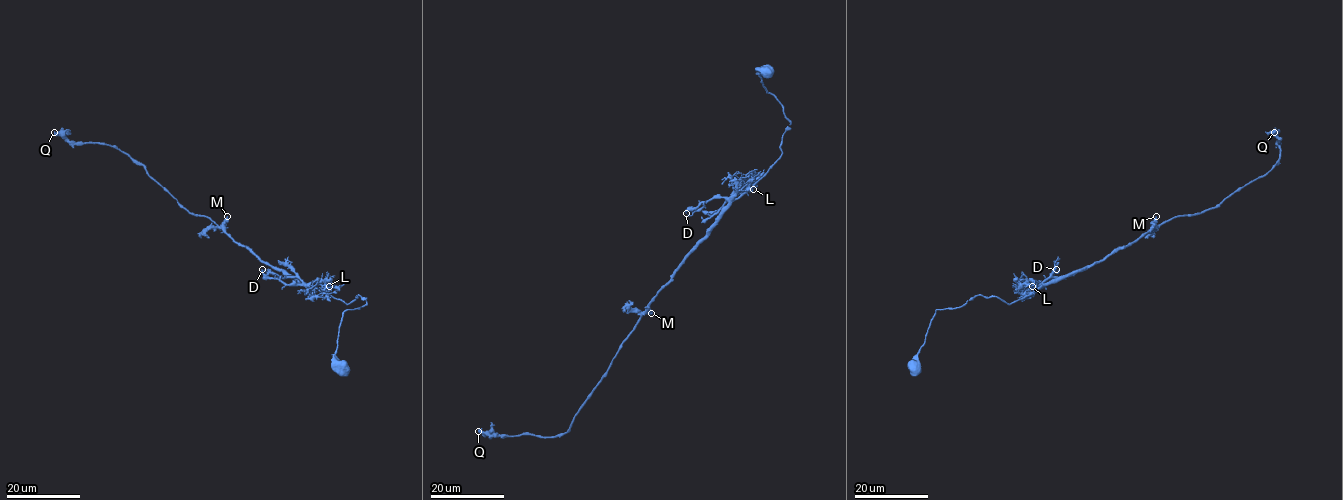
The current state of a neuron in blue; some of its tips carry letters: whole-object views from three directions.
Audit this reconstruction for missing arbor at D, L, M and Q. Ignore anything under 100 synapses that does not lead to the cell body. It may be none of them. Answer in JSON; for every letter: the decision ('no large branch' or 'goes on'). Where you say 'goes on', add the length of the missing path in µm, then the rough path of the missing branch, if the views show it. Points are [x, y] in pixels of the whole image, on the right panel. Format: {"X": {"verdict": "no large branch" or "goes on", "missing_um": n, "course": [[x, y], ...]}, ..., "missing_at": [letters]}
{"D": {"verdict": "no large branch"}, "L": {"verdict": "no large branch"}, "M": {"verdict": "no large branch"}, "Q": {"verdict": "no large branch"}, "missing_at": []}

